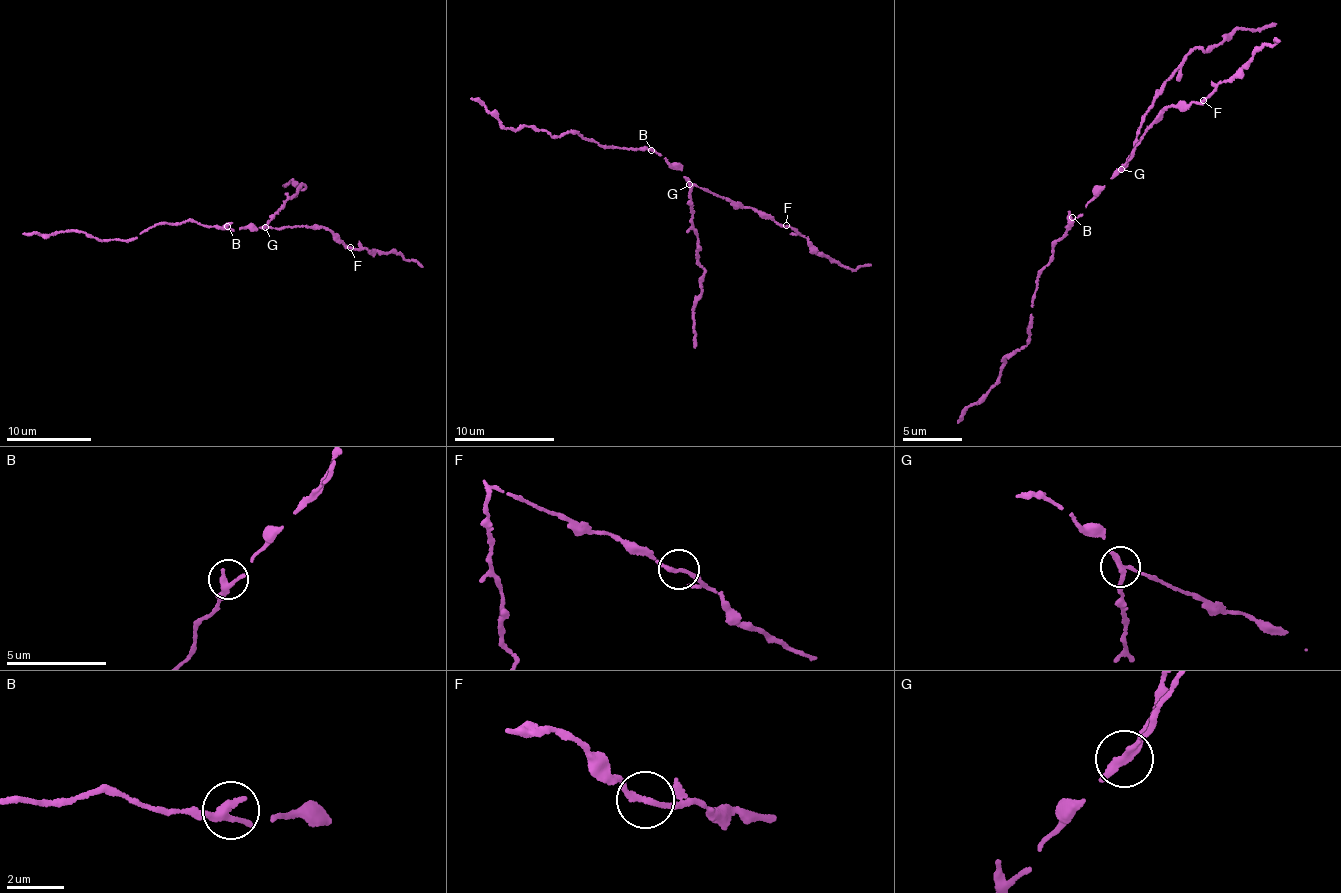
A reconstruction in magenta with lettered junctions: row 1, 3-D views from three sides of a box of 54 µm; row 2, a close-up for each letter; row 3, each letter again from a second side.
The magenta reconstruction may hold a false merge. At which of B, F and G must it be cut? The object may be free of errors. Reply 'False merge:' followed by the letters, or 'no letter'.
False merge: G

